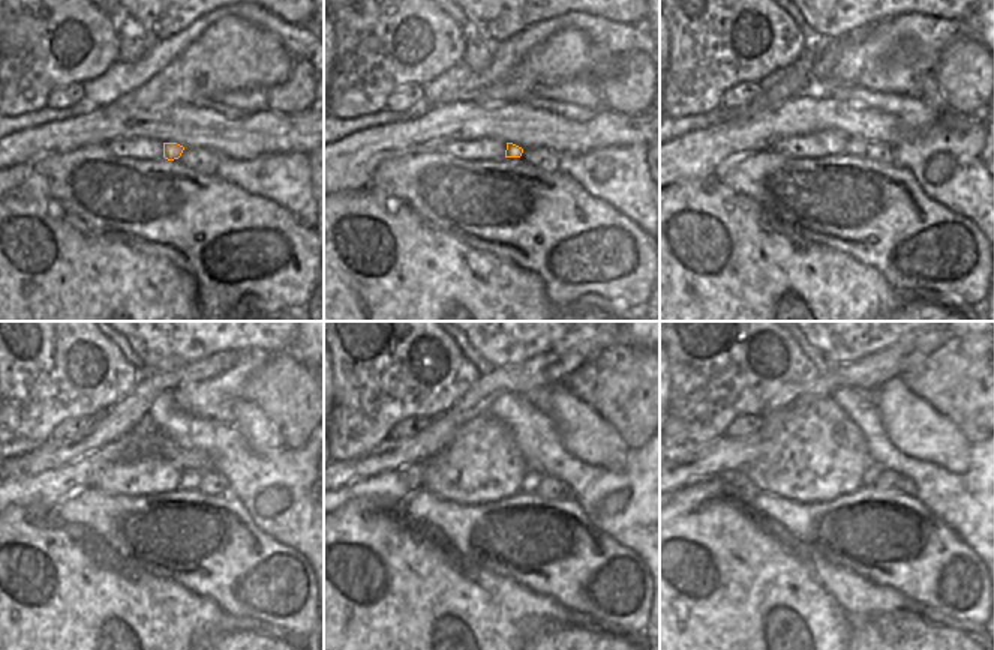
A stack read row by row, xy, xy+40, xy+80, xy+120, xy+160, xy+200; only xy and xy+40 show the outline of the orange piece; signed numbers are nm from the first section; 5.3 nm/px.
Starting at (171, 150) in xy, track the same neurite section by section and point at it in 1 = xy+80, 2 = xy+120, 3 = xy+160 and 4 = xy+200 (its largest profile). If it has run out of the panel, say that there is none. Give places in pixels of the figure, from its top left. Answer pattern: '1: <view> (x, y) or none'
1: xy+80 (855, 146)
2: xy+120 (191, 479)
3: xy+160 (532, 478)
4: xy+200 (874, 470)

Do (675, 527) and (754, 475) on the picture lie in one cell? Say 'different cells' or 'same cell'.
different cells

